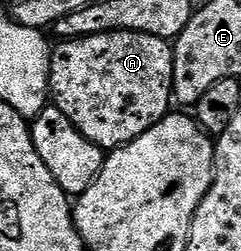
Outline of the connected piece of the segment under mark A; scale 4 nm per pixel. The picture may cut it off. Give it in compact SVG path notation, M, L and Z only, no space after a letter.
M110 31L84 39L64 39L54 44L51 53L50 102L76 129L98 147L114 149L141 137L157 121L161 121L173 107L173 47L161 37L132 31Z

